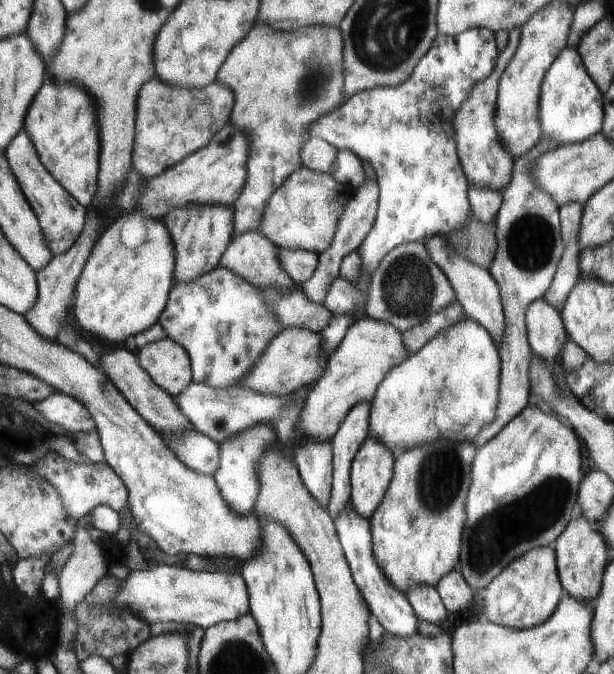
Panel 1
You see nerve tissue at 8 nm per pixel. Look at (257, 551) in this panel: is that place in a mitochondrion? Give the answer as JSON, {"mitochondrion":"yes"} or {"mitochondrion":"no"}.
{"mitochondrion":"no"}

